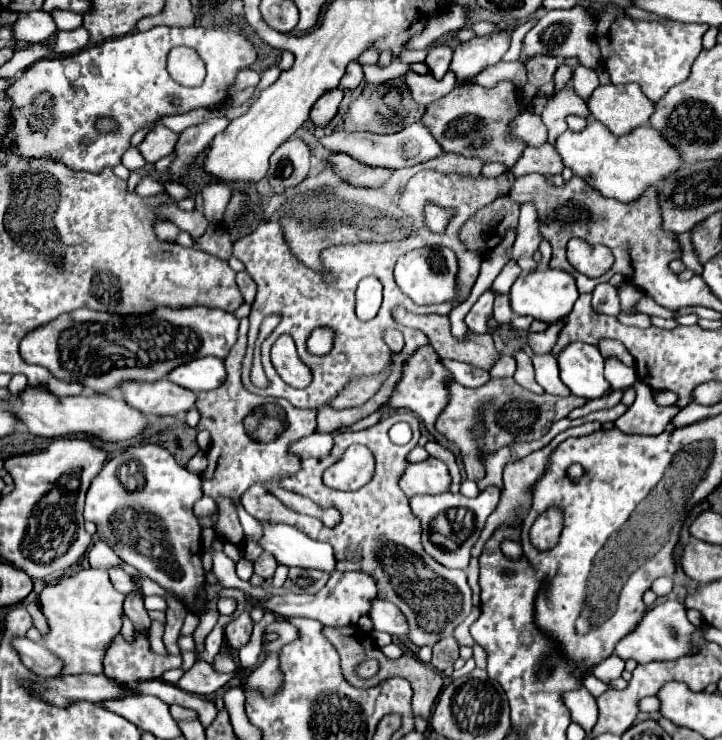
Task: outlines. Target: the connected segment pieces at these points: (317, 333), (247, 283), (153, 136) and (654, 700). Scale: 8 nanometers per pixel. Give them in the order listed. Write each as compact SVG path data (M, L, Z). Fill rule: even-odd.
M315 329L307 339L307 347L315 355L325 355L333 348L333 333L329 329Z
M245 271L237 273L237 285L239 285L239 289L245 297L245 303L253 303L253 299L255 299L255 281L249 277L249 273L245 273Z
M157 125L147 133L143 143L139 145L139 151L147 163L157 163L161 157L167 157L169 153L173 153L177 137L179 135L167 129L165 125Z
M656 696L645 697L639 701L638 707L642 712L661 717L659 713L660 702Z

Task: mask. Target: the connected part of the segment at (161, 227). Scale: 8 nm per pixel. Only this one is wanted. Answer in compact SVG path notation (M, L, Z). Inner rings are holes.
M169 221L157 223L155 231L157 231L157 237L159 237L161 241L175 241L177 235L181 233L181 229L179 229L175 223L169 223Z

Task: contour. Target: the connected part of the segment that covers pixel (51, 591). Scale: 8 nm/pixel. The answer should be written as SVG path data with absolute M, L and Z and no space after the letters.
M81 569L75 577L65 577L41 591L41 611L51 627L43 643L65 661L63 673L103 673L103 655L121 631L123 601L125 595L113 587L109 573L103 569Z

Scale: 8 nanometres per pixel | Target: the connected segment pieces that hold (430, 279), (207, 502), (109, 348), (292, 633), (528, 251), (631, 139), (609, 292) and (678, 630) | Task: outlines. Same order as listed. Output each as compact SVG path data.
M421 247L421 249L409 251L401 255L395 265L395 281L399 289L405 295L409 295L417 305L455 301L455 295L457 295L455 275L457 275L457 257L447 247Z
M201 497L195 507L193 507L193 513L197 517L197 521L201 523L201 527L211 527L213 525L213 515L217 513L217 503L211 499L211 497Z
M157 307L137 317L77 309L31 331L21 341L21 357L29 365L49 369L57 379L77 381L93 393L107 393L125 381L159 381L191 359L207 355L225 359L237 341L237 327L233 313L211 307Z
M286 619L273 622L266 627L266 630L274 630L277 633L280 633L278 640L267 644L262 649L262 651L266 654L269 654L270 652L280 652L284 645L290 643L298 637L297 628L290 624Z
M523 203L521 215L519 215L519 225L517 225L517 237L515 237L513 251L511 251L511 259L515 259L525 273L537 269L537 263L533 261L533 253L537 251L541 239L543 237L539 231L539 217L535 213L535 205Z
M589 119L587 127L579 133L565 131L557 143L557 153L563 157L563 165L573 169L573 173L585 179L591 187L595 187L603 197L619 199L621 203L631 203L639 199L639 195L651 187L667 179L667 175L675 173L683 165L679 151L659 135L651 125L643 125L633 129L629 135L615 137L603 123L597 119Z
M601 283L595 287L593 291L593 307L597 313L605 313L605 315L619 315L621 307L619 307L619 293L617 287L609 285L609 283Z
M665 601L655 605L645 613L641 623L627 635L623 637L617 647L615 655L621 659L635 659L637 663L649 663L649 661L673 661L679 659L685 653L691 653L691 633L697 631L687 619L687 609L679 601Z

